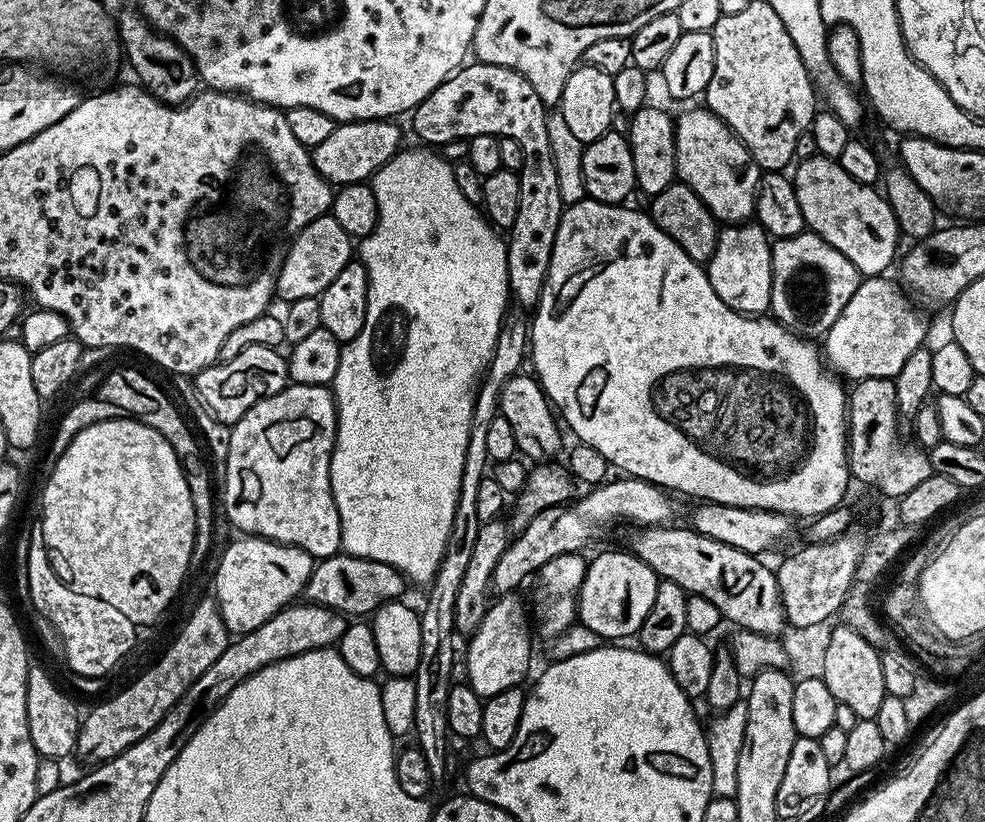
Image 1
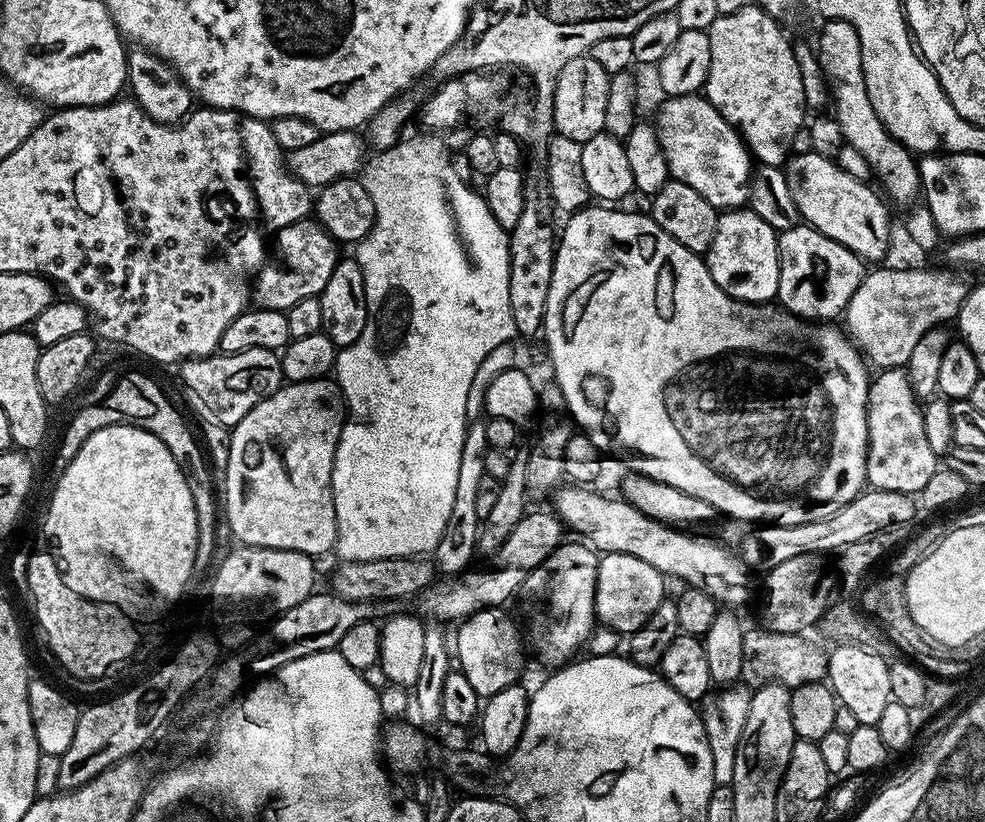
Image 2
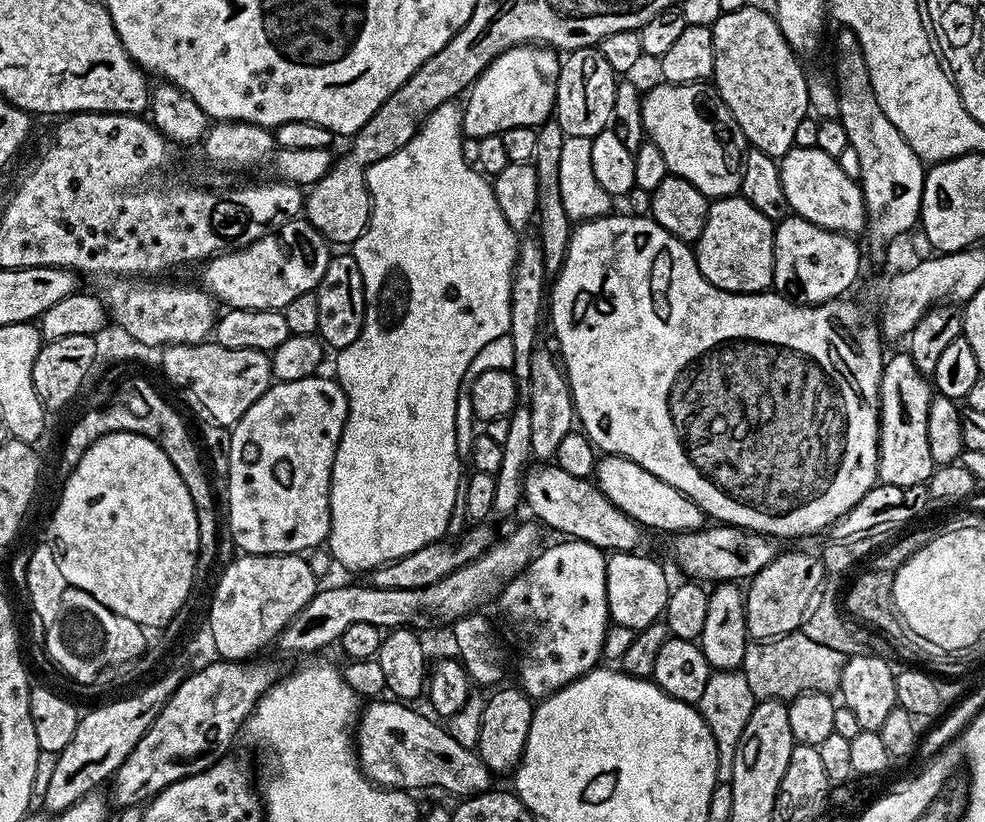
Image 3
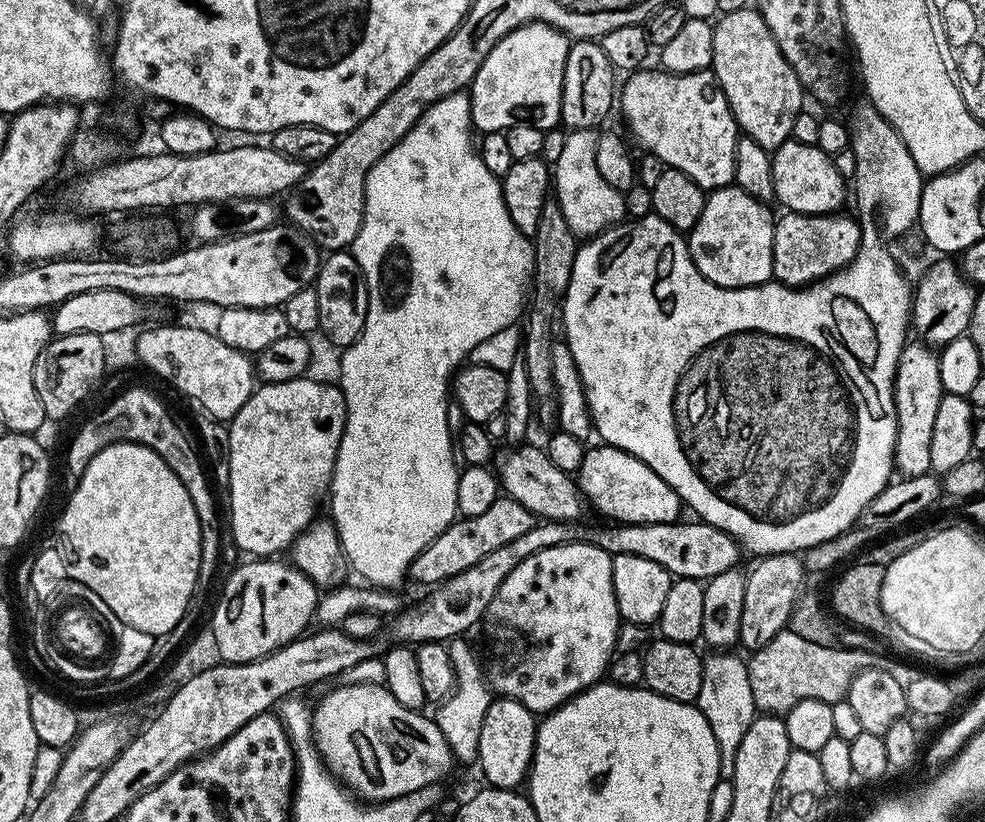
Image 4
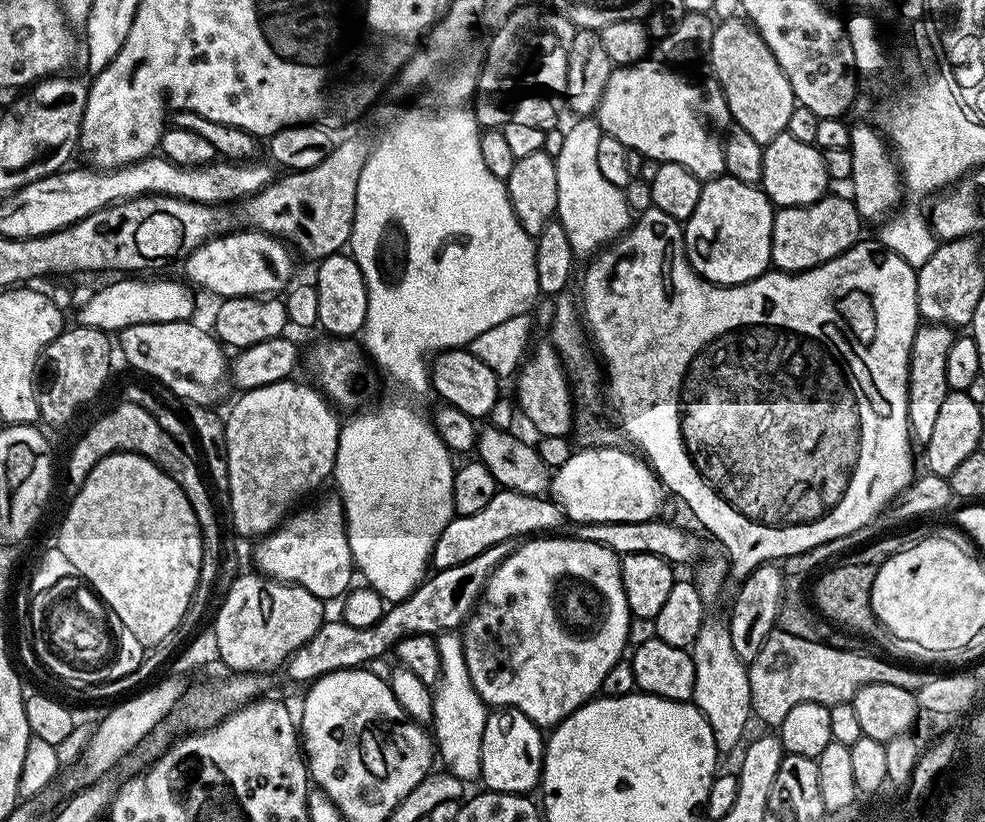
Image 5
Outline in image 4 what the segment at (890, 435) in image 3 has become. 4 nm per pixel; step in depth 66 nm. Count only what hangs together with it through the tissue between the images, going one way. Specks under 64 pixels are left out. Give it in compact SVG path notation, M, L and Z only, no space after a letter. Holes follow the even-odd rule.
M905 343L896 367L896 459L895 467L905 477L923 476L932 467L930 462L930 434L934 434L934 418L938 402L945 396L940 373L939 355L928 345Z

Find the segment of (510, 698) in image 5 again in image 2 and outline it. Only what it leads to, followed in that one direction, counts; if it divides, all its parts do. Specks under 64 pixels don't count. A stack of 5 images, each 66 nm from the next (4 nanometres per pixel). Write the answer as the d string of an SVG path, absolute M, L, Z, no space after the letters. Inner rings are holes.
M561 543L550 558L540 563L524 580L518 593L520 608L524 611L526 640L544 664L563 666L587 645L588 637L597 623L594 594L598 578L598 556L587 543ZM528 627L528 632L527 628ZM529 640L529 641L528 641ZM573 655L573 656L572 656Z

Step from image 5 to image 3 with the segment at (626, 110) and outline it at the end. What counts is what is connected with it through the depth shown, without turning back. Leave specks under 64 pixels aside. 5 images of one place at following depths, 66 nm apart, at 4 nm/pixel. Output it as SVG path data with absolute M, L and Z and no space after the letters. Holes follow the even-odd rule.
M659 82L644 96L640 104L640 120L644 123L647 139L658 150L662 150L662 158L666 158L666 166L673 176L686 178L702 194L709 198L734 196L739 193L740 179L744 173L744 154L746 141L738 122L730 114L730 110L722 102L720 93L711 83L669 84Z

